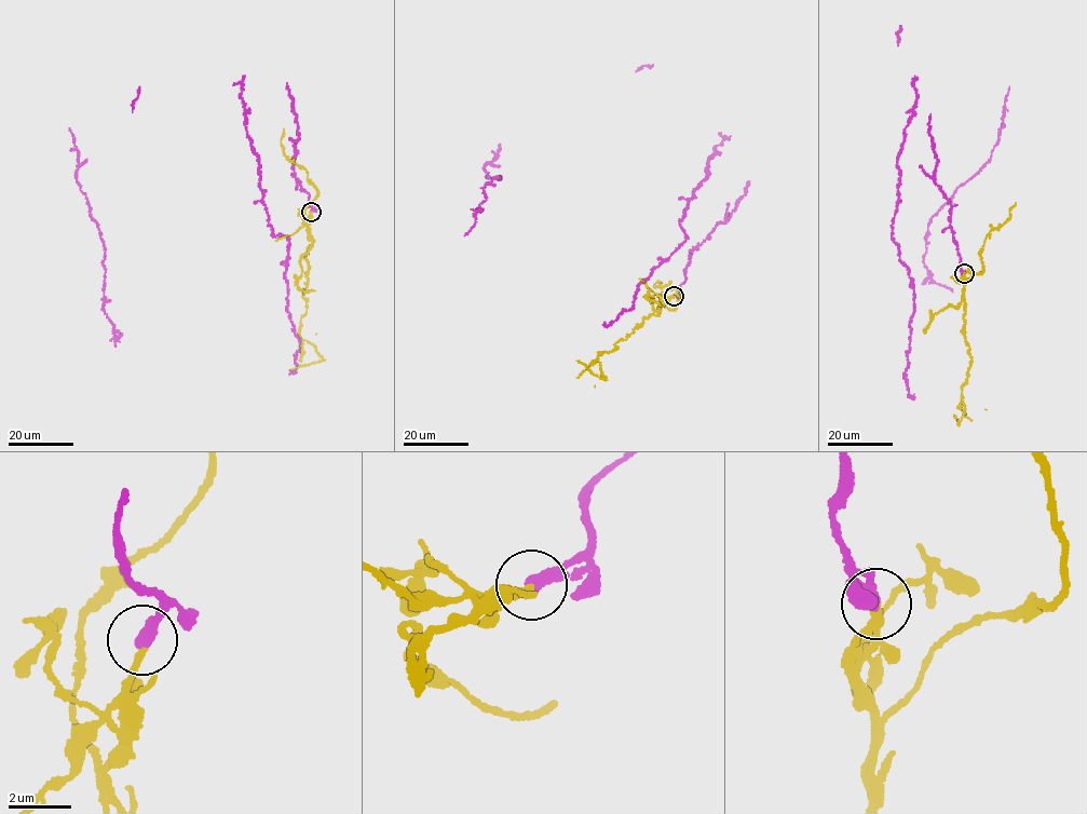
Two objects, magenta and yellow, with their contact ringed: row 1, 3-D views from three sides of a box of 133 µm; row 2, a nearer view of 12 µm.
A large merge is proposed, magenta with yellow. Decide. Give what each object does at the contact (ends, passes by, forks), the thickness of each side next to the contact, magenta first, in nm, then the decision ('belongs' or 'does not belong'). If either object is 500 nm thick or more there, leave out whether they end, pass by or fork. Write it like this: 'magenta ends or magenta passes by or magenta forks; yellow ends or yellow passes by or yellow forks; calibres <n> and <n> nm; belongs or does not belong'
magenta ends; yellow ends; calibres 460 and 240 nm; does not belong

